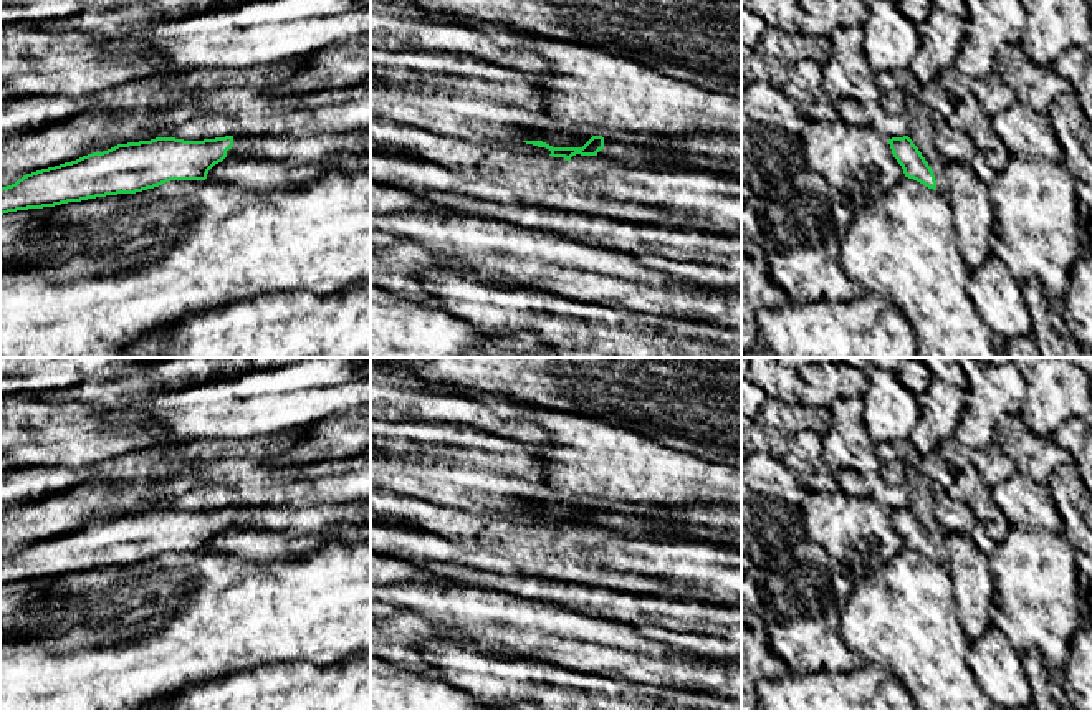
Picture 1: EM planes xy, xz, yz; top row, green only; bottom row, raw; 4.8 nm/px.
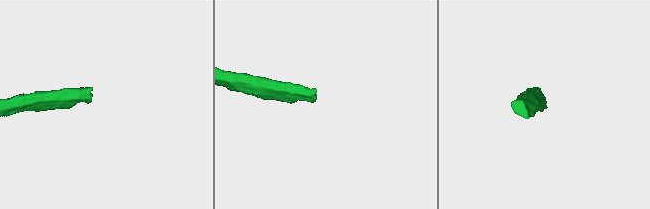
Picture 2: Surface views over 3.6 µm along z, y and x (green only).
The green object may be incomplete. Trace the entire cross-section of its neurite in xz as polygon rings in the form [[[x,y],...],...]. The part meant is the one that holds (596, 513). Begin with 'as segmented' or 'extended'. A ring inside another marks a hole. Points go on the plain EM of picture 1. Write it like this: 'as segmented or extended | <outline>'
extended | [[[615,503],[592,506],[582,518],[553,518],[543,511],[523,511],[551,521],[553,528],[599,526],[625,540],[687,540],[711,543],[741,551],[741,510],[731,506],[695,505],[662,508]]]

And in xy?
extended | [[[371,500],[351,503],[321,503],[308,508],[235,505],[204,511],[156,508],[151,511],[117,515],[76,531],[23,546],[0,559],[0,586],[17,581],[55,578],[96,568],[136,564],[170,551],[205,551],[208,541],[227,526],[250,526],[281,531],[290,538],[333,536],[336,528],[371,525]]]

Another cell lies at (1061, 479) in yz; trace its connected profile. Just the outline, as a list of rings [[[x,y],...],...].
[[[1075,463],[1059,467],[1047,485],[1064,523],[1070,521],[1072,513],[1080,513],[1092,528],[1092,495],[1084,487]]]

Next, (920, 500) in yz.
[[[905,467],[905,477],[908,482],[908,508],[932,538],[932,535],[941,531],[941,528],[933,516],[933,508],[936,505],[932,495],[932,480],[928,472],[922,473],[915,467]]]

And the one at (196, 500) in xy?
[[[371,452],[290,467],[253,458],[192,460],[184,463],[175,477],[159,483],[170,492],[164,508],[184,511],[204,511],[235,505],[308,508],[321,503],[369,501]]]

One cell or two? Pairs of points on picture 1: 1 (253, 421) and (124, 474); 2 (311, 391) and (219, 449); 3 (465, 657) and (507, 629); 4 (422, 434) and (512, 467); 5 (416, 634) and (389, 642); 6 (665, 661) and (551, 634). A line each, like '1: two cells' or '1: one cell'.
1: two cells
2: two cells
3: two cells
4: one cell
5: one cell
6: one cell

